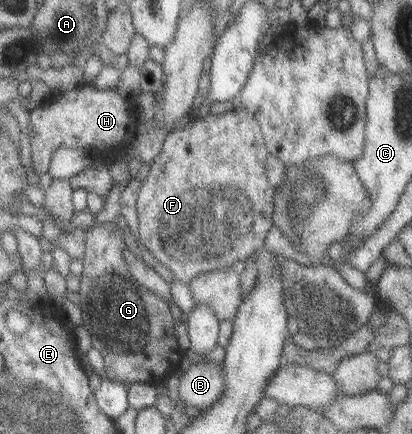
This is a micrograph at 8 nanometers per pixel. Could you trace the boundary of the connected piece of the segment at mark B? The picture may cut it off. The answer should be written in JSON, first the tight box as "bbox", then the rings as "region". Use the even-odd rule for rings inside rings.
{"bbox":[177,359,223,410],"region":[[[207,359],[184,365],[177,383],[177,399],[187,408],[206,410],[223,393],[223,368]]]}

